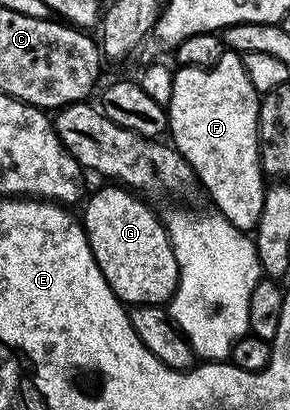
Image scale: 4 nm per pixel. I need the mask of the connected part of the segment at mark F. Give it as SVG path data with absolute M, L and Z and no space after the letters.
M224 50L221 61L217 61L217 65L212 67L179 67L174 72L175 80L173 81L173 97L167 104L167 126L169 128L169 139L176 151L183 154L183 160L193 169L198 186L207 190L209 198L215 202L214 210L225 217L225 221L229 221L229 225L233 225L237 229L248 233L254 232L257 221L261 221L261 205L265 201L265 176L263 174L263 166L259 160L259 100L260 92L253 89L253 81L249 81L249 77L245 73L245 65L243 64L243 56L230 50Z

